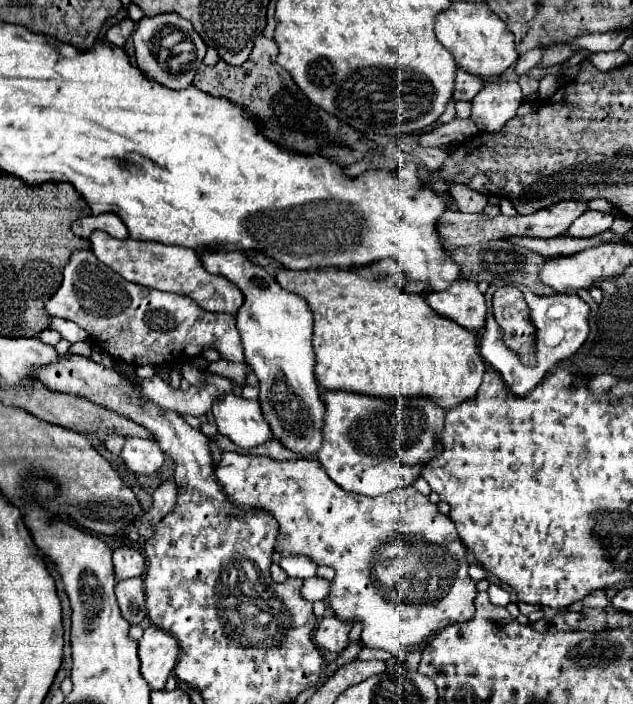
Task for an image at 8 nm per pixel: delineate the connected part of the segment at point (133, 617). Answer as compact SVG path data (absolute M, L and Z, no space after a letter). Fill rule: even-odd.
M132 578L132 580L122 580L116 584L116 598L122 616L130 624L140 624L144 622L148 610L146 610L146 594L144 594L144 580L142 578Z

